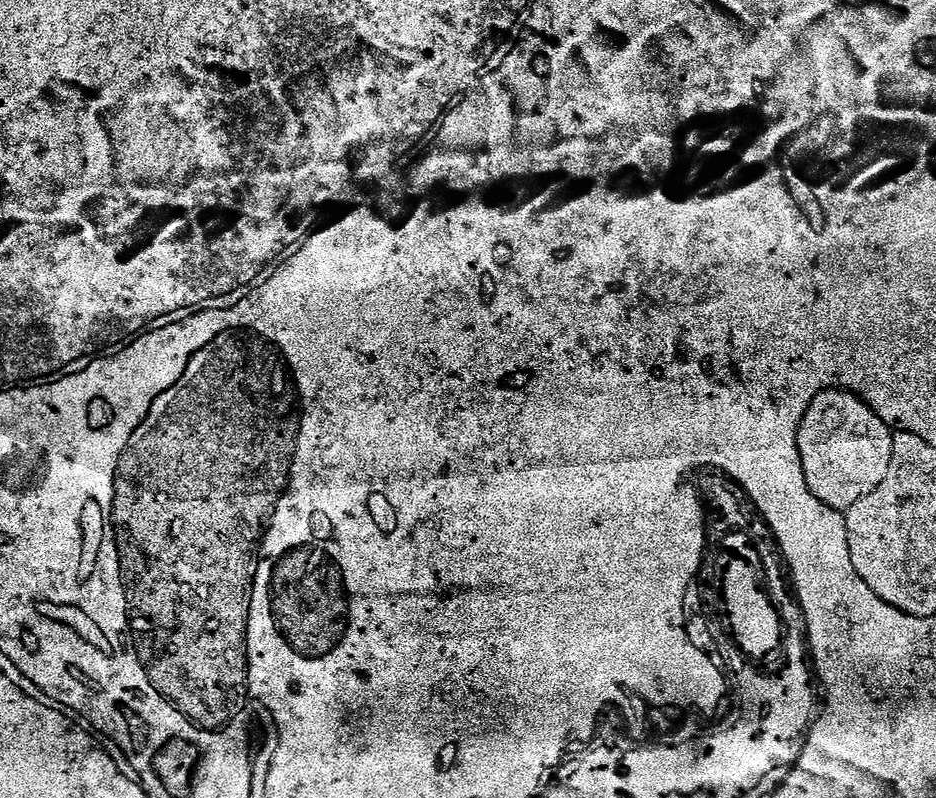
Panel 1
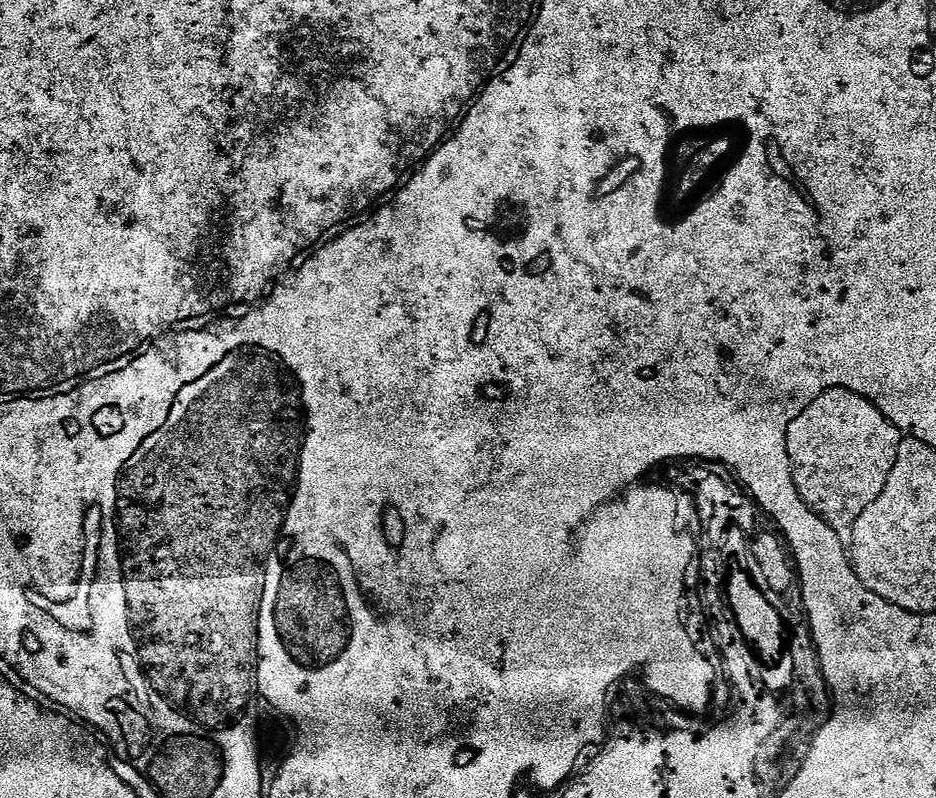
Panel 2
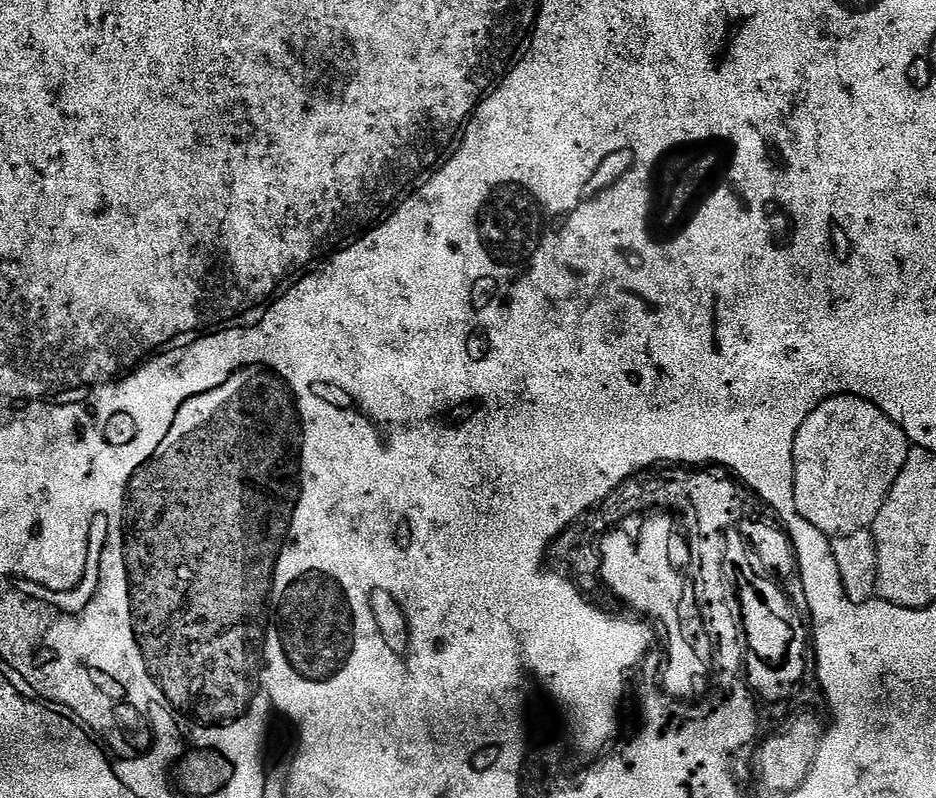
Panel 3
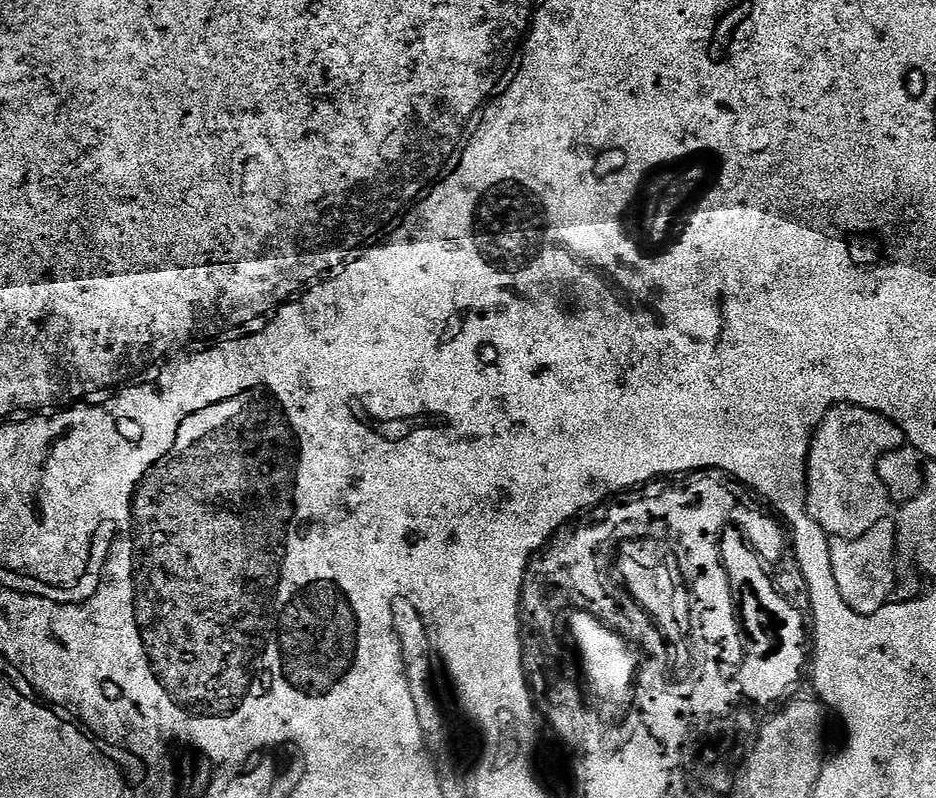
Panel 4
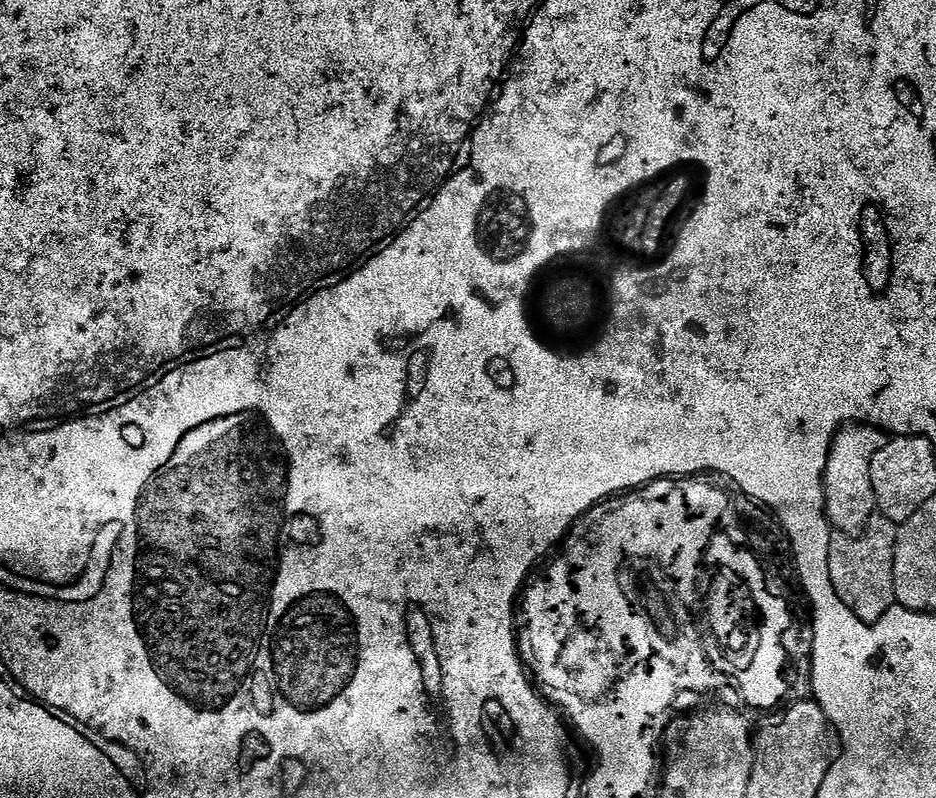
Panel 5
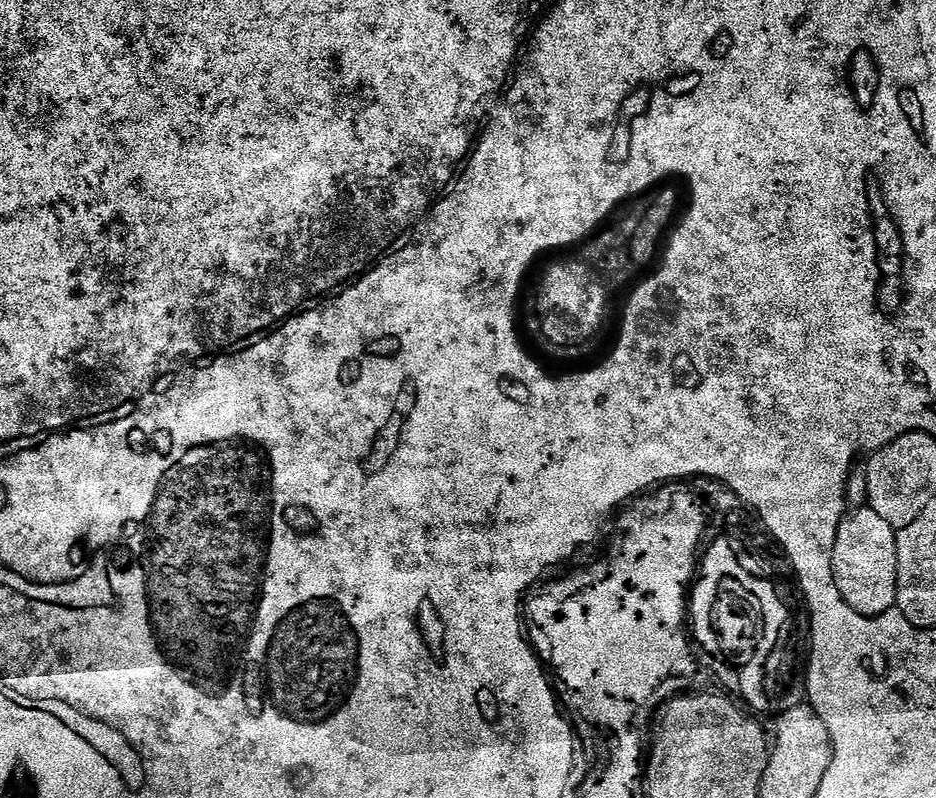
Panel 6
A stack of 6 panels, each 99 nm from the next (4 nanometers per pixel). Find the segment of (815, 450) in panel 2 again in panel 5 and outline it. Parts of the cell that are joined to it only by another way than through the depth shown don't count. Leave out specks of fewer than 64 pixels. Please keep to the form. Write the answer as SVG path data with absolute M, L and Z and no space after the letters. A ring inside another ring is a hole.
M850 424L840 429L832 440L832 449L824 471L824 493L828 520L840 534L859 534L877 515L874 482L870 482L870 462L886 446L889 437L870 424Z

